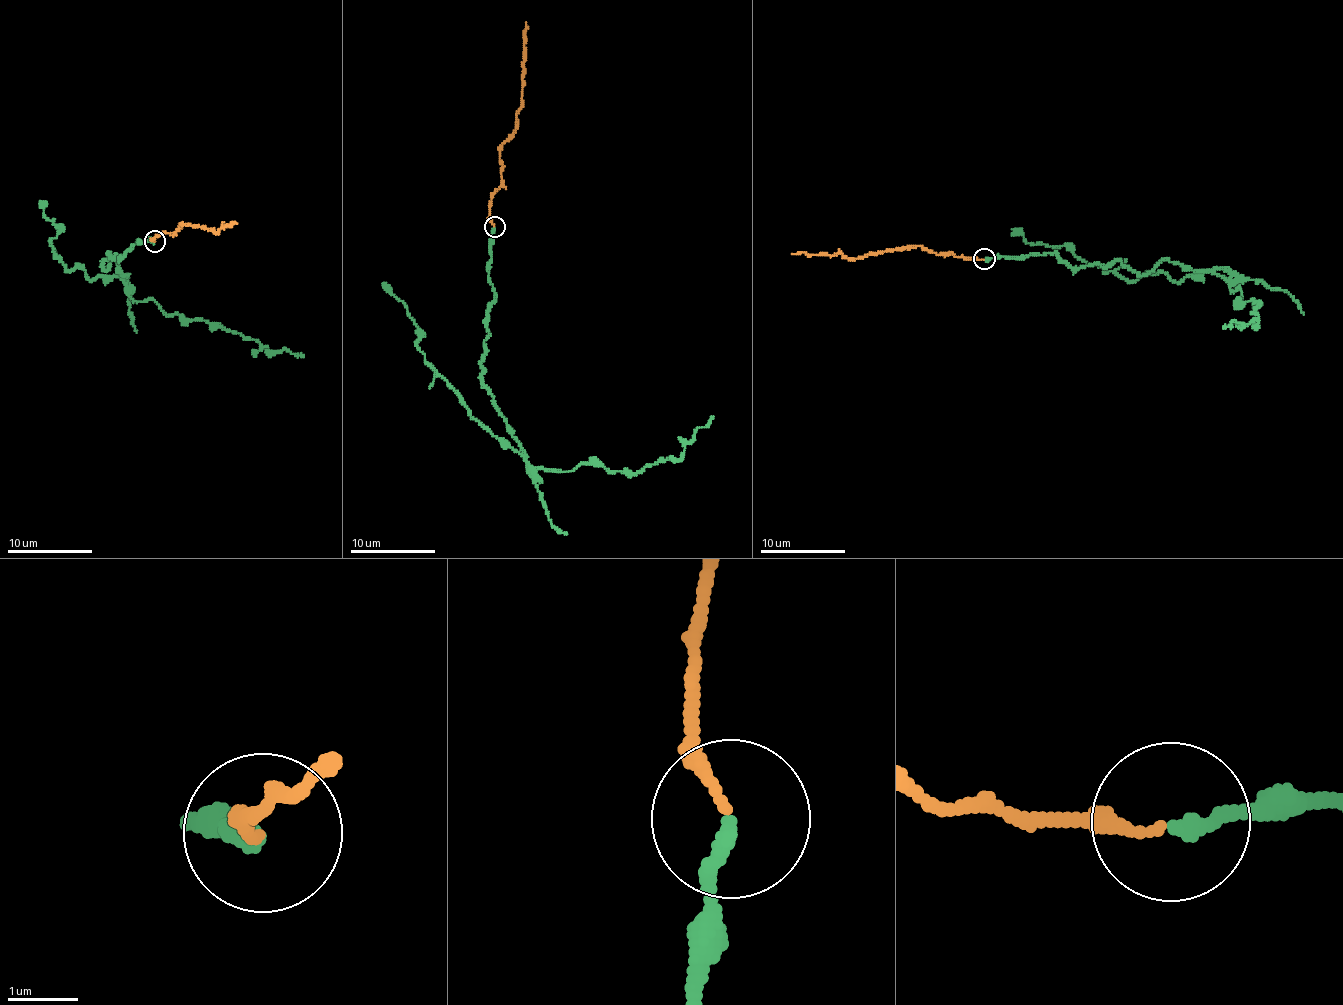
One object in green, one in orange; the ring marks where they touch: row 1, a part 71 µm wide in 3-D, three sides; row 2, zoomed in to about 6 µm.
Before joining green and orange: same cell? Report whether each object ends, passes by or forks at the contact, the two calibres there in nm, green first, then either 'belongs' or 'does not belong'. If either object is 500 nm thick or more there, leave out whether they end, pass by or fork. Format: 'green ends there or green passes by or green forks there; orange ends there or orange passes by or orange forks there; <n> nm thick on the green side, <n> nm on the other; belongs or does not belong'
green ends there; orange ends there; 220 nm thick on the green side, 160 nm on the other; does not belong

